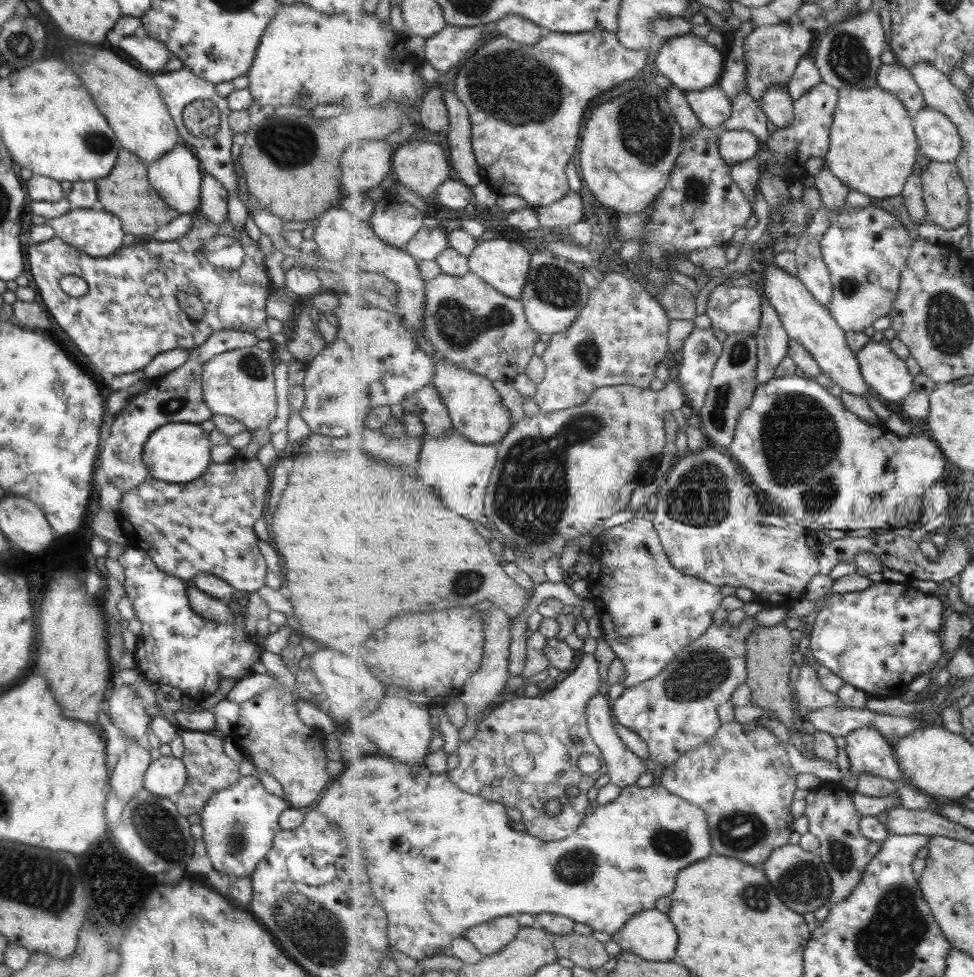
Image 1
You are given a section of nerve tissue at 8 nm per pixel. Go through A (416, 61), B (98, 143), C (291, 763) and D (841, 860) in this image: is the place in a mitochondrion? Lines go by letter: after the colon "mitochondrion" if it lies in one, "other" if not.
A: other
B: mitochondrion
C: other
D: mitochondrion

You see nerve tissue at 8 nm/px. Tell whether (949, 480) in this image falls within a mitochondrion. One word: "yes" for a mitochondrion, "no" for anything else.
no

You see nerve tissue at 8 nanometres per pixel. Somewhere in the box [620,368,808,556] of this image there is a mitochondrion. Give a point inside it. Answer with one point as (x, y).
(700, 498)

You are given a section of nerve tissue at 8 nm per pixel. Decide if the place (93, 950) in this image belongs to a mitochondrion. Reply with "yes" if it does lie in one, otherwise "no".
no

